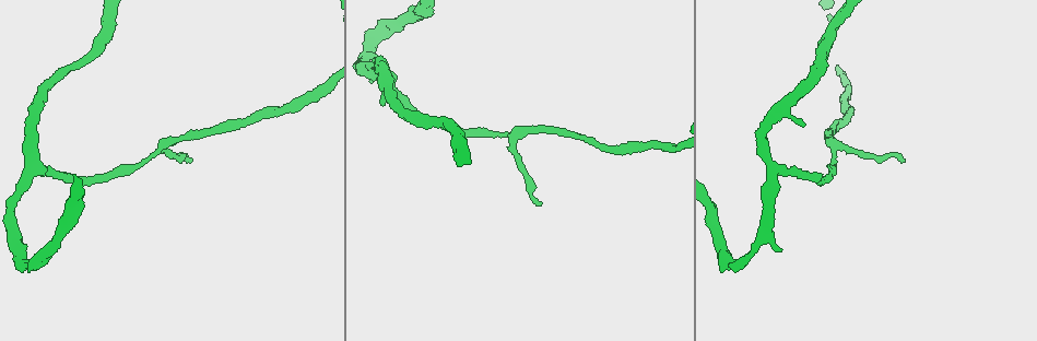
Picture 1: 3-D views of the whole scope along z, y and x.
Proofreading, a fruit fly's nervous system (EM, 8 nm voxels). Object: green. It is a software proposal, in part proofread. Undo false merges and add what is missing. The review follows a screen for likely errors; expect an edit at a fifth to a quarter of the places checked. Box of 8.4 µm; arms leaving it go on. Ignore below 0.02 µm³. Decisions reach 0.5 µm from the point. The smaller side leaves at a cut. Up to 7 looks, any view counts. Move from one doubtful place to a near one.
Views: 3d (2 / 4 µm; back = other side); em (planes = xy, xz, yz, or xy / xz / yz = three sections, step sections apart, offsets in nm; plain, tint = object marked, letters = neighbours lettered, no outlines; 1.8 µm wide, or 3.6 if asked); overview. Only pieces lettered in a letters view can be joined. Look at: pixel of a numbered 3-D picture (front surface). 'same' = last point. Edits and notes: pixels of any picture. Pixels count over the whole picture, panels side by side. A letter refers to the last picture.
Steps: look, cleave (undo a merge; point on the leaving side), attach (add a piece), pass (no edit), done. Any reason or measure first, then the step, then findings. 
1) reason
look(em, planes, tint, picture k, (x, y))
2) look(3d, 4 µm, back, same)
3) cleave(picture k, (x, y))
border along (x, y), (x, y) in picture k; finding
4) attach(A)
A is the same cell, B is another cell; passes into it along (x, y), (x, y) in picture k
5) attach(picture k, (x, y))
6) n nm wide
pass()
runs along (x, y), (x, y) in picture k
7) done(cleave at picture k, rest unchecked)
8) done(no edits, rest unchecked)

arms part here
look(3d, 4 µm, picture 1, (508, 136))

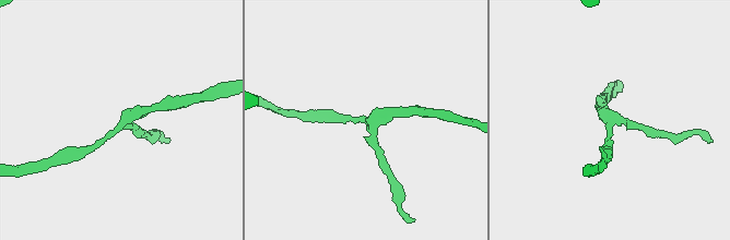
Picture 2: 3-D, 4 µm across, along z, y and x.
now the EM
look(em, xy, step 4, tint, picture 2, (609, 130))

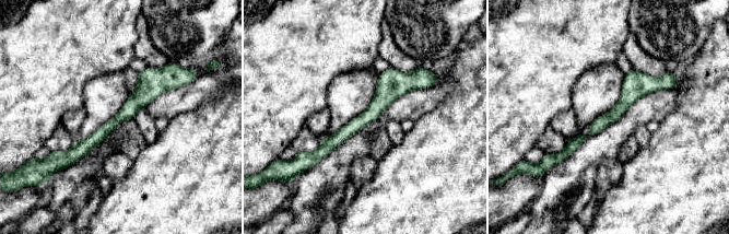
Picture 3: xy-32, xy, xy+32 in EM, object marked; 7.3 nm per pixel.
what lies round it
look(em, xy, step 4, letters, same)

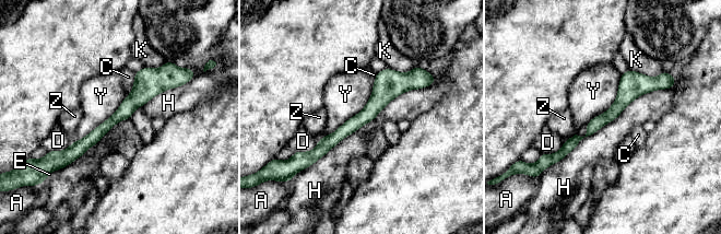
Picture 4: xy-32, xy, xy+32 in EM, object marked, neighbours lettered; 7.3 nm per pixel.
pass()
A, C, D, E, H, K, Y and Z are other cells; continuous, no second cell

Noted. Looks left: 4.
thin end
look(3d, 2 µm, picture 1, (905, 162))

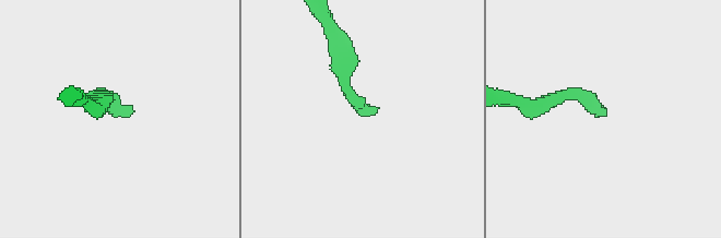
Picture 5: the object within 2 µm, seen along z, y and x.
need the tissue
look(em, xz, step 16, tint, picture 5, (373, 111))

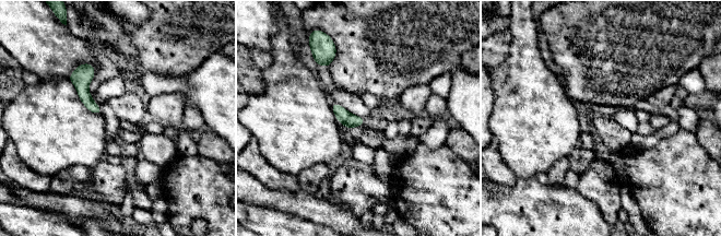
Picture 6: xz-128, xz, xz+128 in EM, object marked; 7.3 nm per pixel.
look(em, xz, step 16, letters, same)

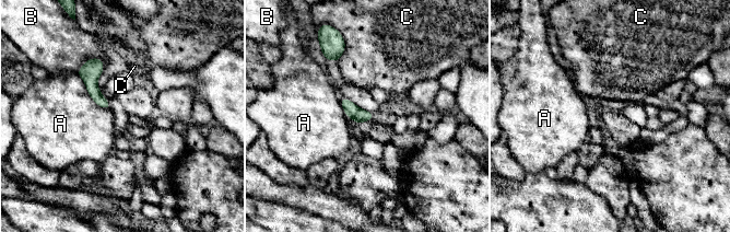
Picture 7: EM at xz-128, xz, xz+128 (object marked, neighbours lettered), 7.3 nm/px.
pass()
A, B and C are other cells; border along (75, 72), (89, 95), (110, 109) in picture 7; none of them fits

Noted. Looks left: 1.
done(no edits, rest unchecked)

